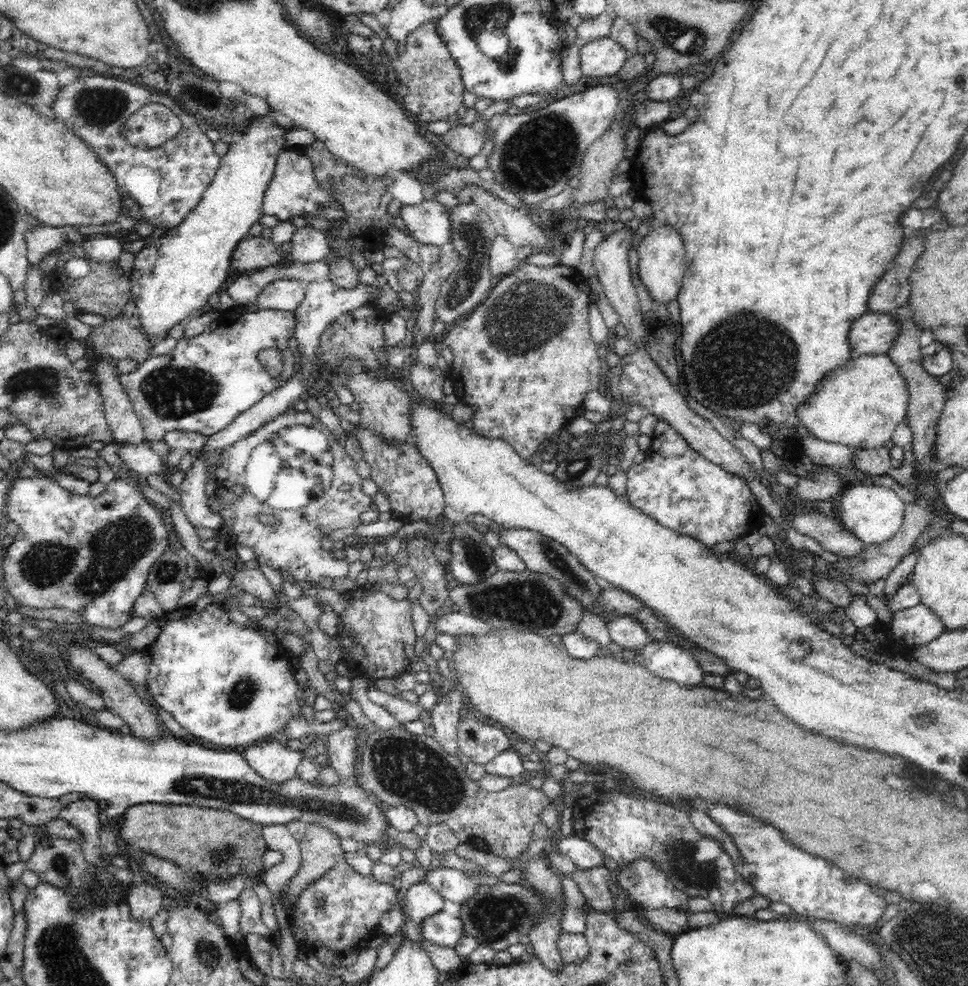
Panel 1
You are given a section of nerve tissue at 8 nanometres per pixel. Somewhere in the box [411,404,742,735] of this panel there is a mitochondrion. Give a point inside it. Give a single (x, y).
(530, 603)

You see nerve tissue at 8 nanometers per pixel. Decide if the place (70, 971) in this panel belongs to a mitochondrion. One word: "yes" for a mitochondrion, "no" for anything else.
yes

